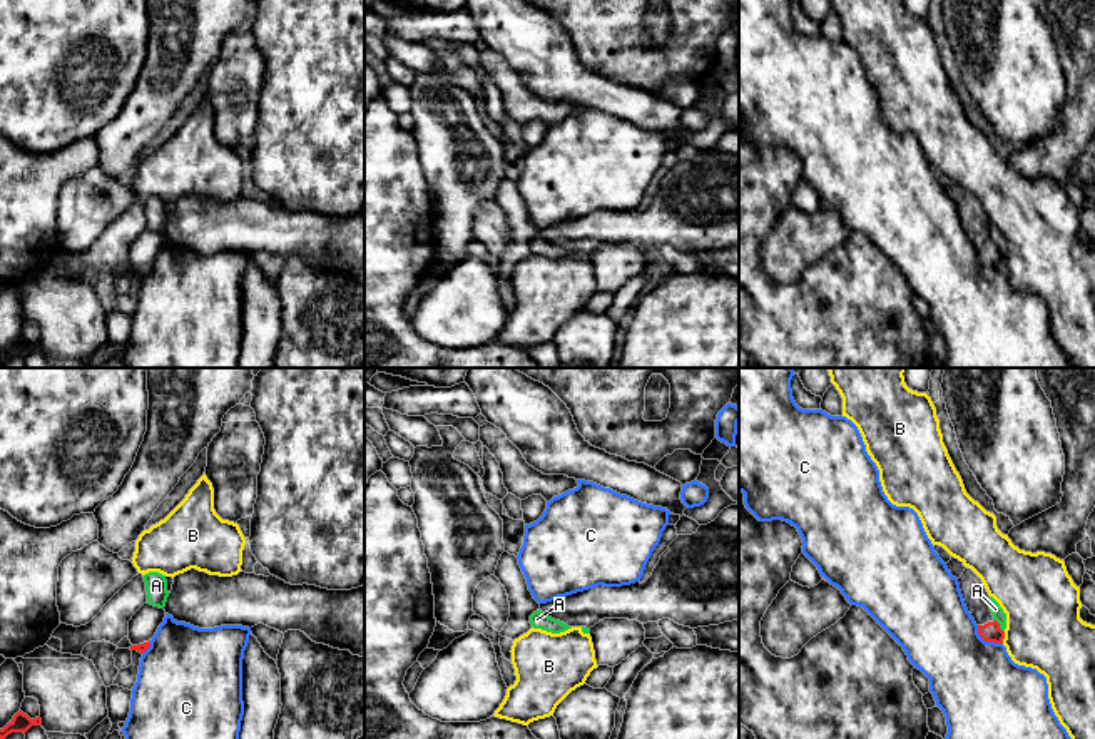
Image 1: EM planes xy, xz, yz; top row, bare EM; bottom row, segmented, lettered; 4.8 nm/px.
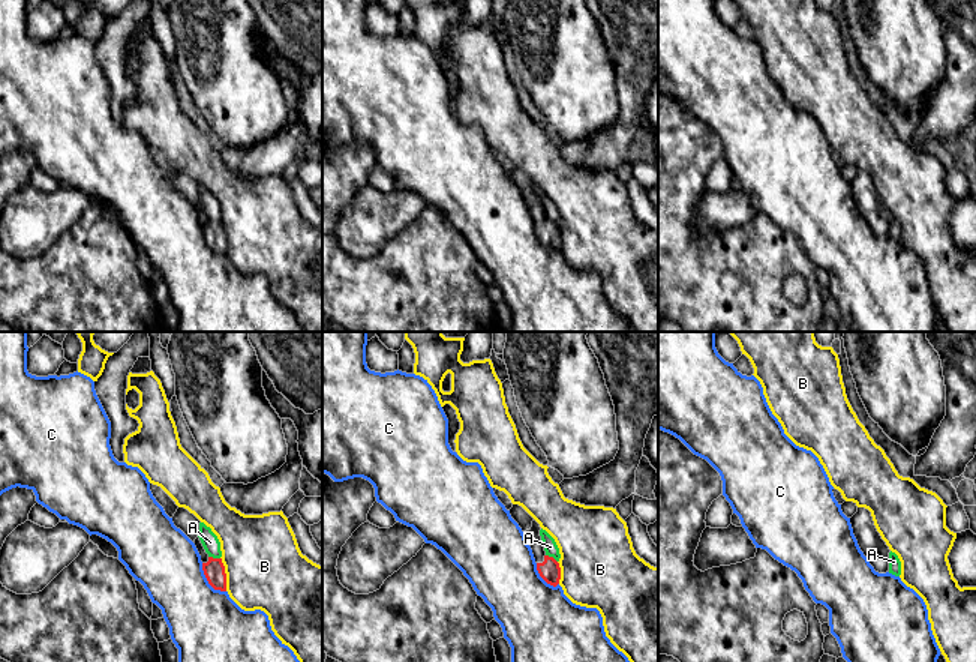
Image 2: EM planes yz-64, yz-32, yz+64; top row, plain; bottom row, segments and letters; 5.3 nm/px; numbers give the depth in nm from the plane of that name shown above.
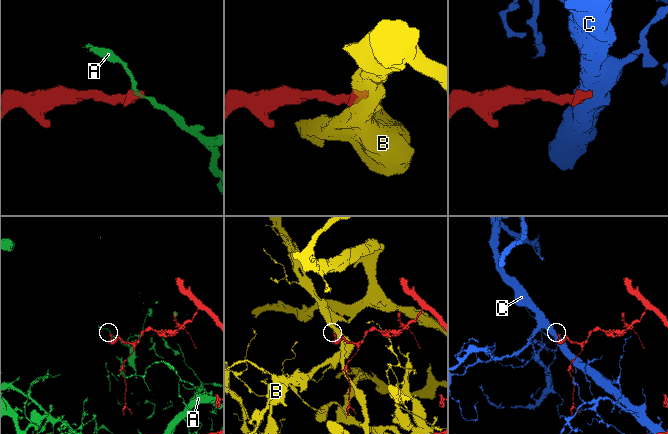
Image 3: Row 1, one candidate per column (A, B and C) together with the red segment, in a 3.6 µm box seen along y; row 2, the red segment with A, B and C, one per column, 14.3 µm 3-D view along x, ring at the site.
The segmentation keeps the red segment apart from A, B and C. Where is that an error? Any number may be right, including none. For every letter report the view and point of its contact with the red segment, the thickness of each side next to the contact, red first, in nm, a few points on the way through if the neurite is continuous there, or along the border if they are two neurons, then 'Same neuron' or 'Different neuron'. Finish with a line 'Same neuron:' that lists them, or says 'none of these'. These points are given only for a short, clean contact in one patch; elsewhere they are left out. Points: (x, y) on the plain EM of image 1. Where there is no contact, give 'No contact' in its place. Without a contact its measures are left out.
A: Touches red at yz (998, 251). Thickness 100 nm (red) against 60 nm. Different neuron
B: Touches red at yz (1003, 263). Thickness 100 nm (red) against 360 nm. Boundary: yz (1005, 258), (1002, 268). Different neuron
C: Touches red at yz (987, 266). Thickness 100 nm (red) against 420 nm. Different neuron
Same neuron: none of these

